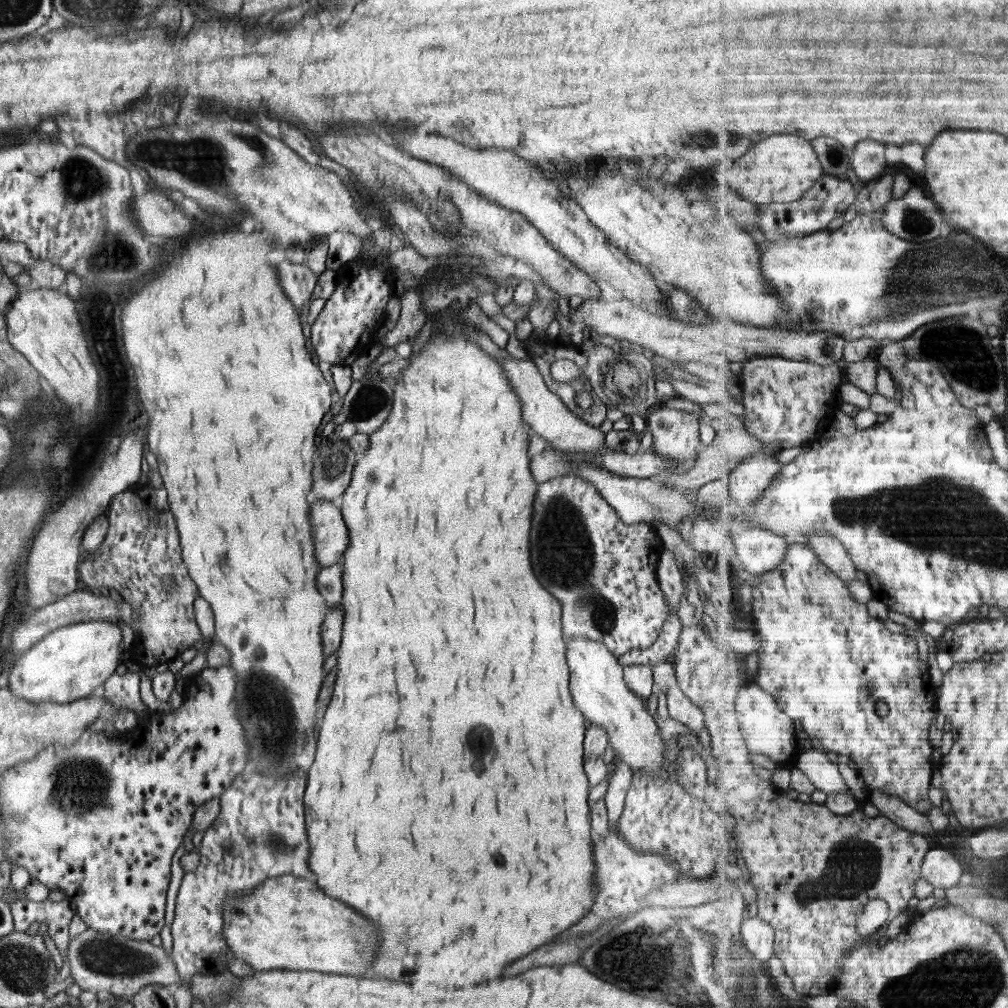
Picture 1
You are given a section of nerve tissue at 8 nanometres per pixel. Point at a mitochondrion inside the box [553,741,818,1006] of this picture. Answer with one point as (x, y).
(636, 959)

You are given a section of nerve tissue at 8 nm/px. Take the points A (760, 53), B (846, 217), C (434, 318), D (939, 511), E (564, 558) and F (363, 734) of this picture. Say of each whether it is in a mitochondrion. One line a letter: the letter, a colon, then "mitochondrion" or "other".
A: other
B: other
C: other
D: mitochondrion
E: mitochondrion
F: other

